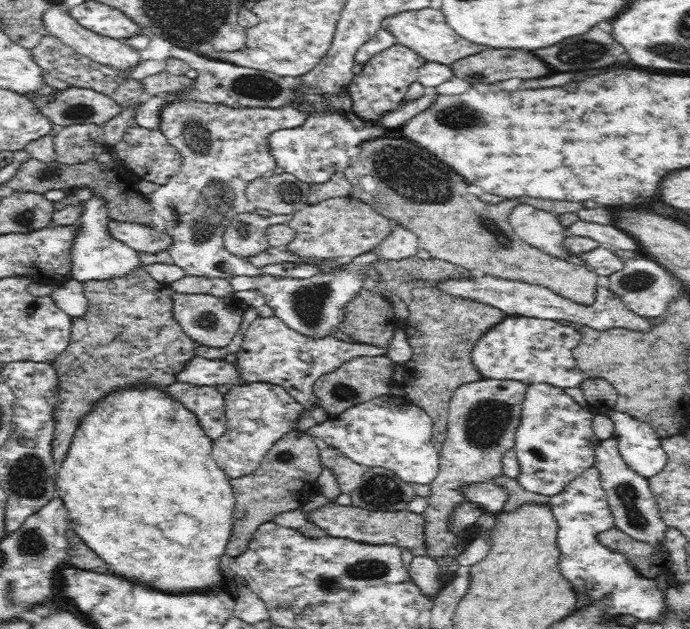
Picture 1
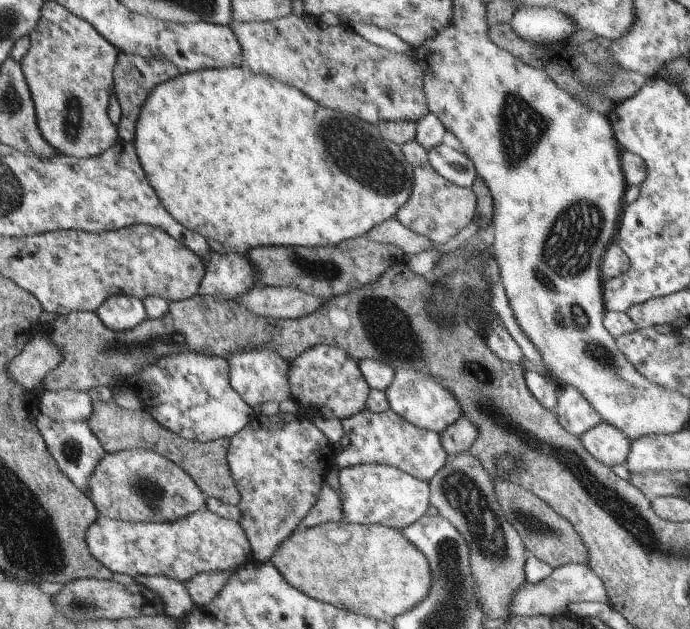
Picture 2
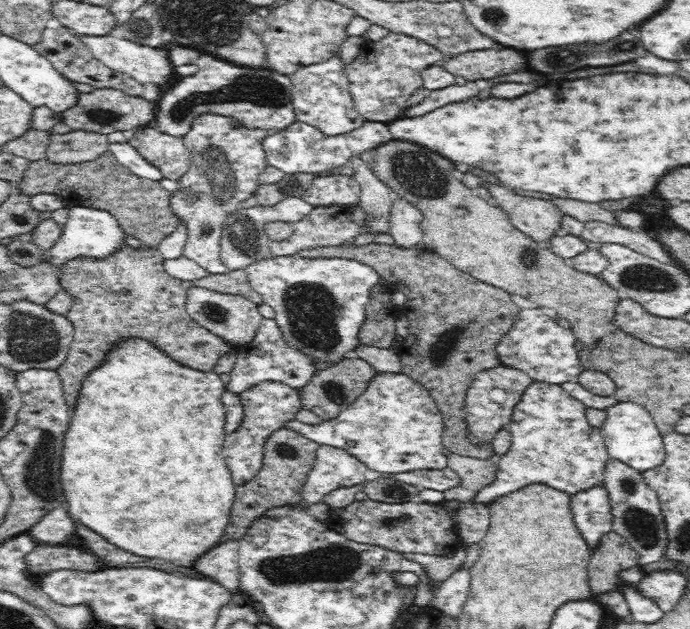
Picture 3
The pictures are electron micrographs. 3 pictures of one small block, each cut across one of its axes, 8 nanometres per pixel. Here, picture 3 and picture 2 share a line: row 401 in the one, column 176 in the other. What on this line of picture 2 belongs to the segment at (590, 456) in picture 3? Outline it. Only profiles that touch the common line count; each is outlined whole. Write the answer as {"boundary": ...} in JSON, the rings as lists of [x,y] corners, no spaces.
{"boundary":[[[206,507],[190,516],[166,523],[128,522],[101,516],[99,521],[88,530],[88,544],[92,554],[114,573],[126,574],[132,578],[138,575],[164,575],[182,583],[190,581],[192,577],[199,574],[230,572],[253,558],[251,541],[246,538],[240,524],[235,520],[212,514],[212,511]]]}

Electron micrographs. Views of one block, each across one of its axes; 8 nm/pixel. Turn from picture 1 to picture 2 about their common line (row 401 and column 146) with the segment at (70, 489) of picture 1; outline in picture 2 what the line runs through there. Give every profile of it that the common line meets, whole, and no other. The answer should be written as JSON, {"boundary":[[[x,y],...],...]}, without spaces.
{"boundary":[[[246,66],[182,72],[171,81],[163,82],[158,88],[152,89],[142,112],[139,113],[135,142],[132,144],[135,145],[136,154],[139,155],[139,161],[147,173],[147,178],[155,187],[156,194],[159,195],[172,218],[184,228],[196,231],[208,240],[219,242],[228,254],[240,254],[262,246],[328,247],[339,245],[340,242],[354,237],[364,237],[374,226],[394,217],[410,200],[411,190],[414,188],[414,167],[407,158],[404,158],[402,147],[384,138],[377,125],[372,126],[372,123],[364,122],[364,119],[320,106],[320,103],[295,86],[281,83],[279,79],[268,75],[254,74]]]}

